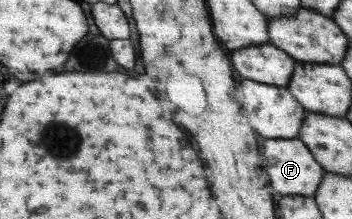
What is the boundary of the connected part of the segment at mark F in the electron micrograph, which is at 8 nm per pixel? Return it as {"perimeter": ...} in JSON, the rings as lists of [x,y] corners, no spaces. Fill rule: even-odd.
{"perimeter":[[[266,139],[264,141],[264,159],[266,159],[266,173],[268,173],[268,183],[270,187],[280,193],[280,195],[308,195],[312,197],[316,187],[320,185],[322,179],[322,169],[320,165],[312,159],[304,143],[298,139]]]}

